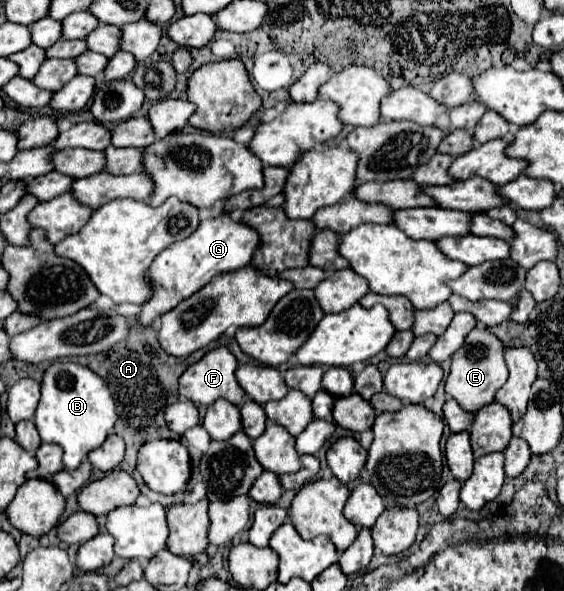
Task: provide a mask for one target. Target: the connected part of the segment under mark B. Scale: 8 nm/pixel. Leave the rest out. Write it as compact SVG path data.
M54 361L46 369L42 379L42 397L34 415L34 423L44 443L54 443L62 447L62 461L68 471L74 471L88 455L88 451L100 447L106 441L116 419L118 415L110 389L94 371L84 365L66 361Z

